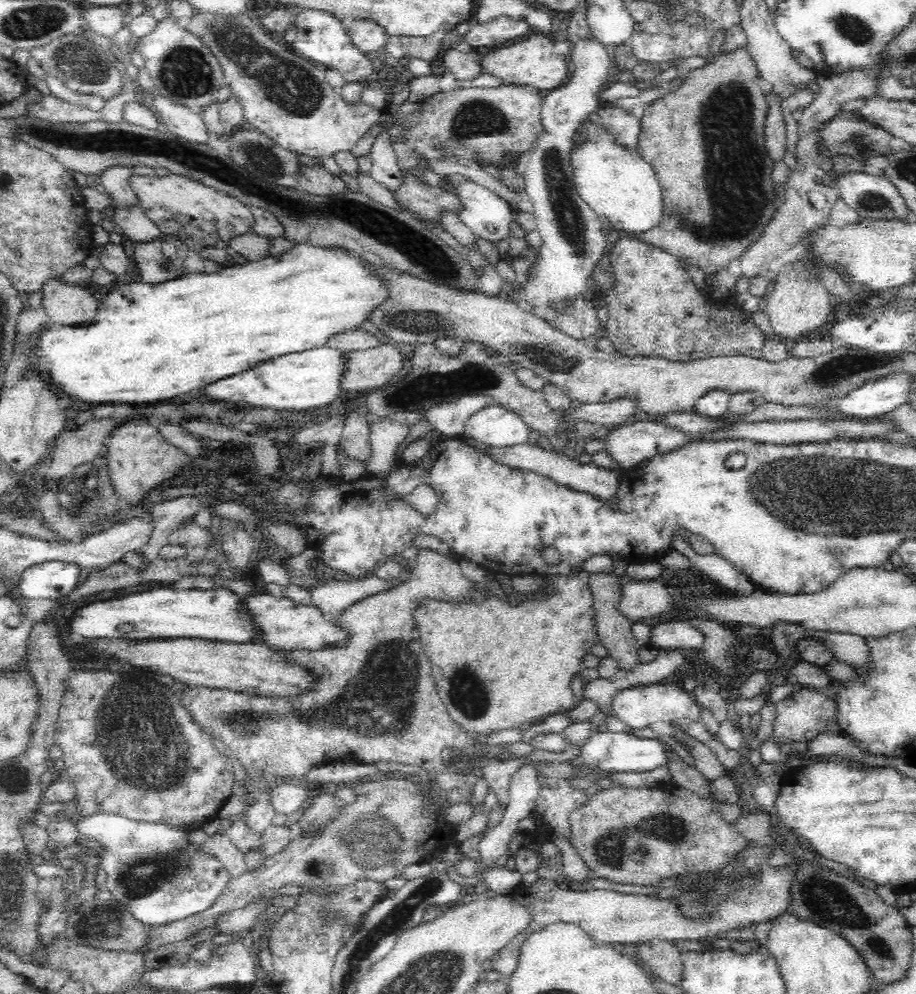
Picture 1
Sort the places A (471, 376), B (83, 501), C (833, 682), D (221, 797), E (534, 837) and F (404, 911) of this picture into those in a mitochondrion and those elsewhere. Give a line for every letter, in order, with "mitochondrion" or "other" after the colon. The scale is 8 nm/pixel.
A: mitochondrion
B: other
C: other
D: other
E: other
F: mitochondrion

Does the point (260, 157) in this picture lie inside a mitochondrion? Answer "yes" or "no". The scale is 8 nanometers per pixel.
yes

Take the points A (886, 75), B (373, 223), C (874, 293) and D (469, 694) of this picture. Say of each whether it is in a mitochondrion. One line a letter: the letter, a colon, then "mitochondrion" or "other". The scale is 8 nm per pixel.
A: other
B: mitochondrion
C: other
D: mitochondrion

